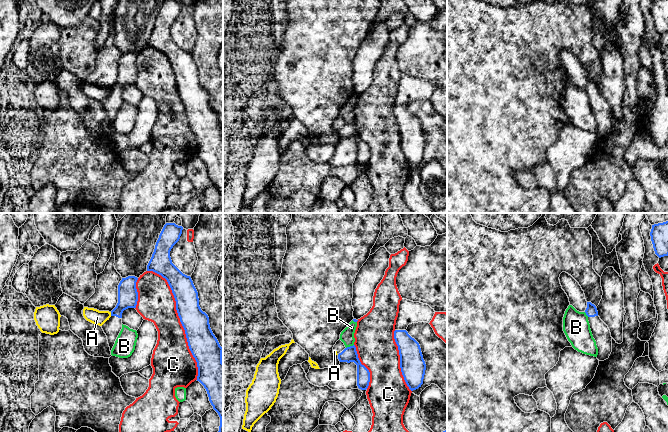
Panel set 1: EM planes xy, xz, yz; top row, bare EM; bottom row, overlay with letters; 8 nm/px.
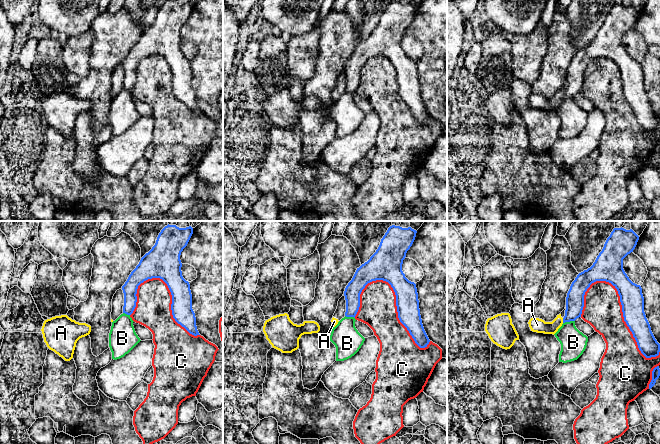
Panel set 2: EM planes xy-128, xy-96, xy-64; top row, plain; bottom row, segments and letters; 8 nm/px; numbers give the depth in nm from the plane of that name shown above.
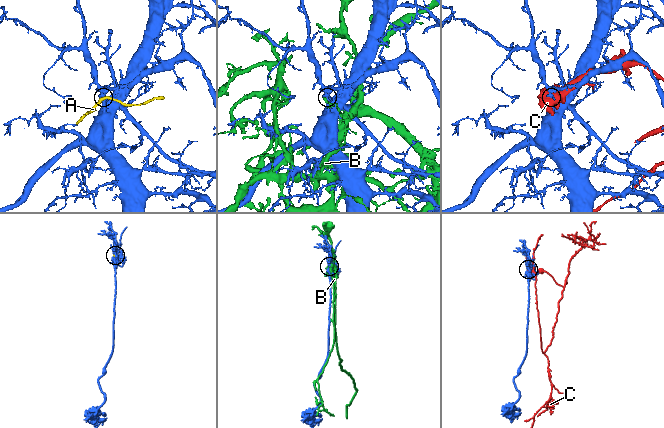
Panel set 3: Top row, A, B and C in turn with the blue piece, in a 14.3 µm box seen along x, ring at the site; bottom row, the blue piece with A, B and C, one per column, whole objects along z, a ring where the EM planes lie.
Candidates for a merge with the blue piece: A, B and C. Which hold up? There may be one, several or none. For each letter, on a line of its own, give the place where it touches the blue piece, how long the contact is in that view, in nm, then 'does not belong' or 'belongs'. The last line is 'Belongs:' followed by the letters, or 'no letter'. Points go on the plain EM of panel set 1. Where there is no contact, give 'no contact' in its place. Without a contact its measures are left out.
A: xy (111, 90) | 30 nm | does not belong
B: xz (350, 122) | 70 nm | does not belong
C: xy (180, 96) | 950 nm | does not belong
Belongs: no letter

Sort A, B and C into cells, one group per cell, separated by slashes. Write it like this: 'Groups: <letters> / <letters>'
Groups: A / B / C

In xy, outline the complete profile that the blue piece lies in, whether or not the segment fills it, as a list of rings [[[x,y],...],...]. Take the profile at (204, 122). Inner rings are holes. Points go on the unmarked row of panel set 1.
[[[165,0],[156,18],[154,28],[147,41],[147,47],[153,47],[165,54],[176,77],[176,86],[185,106],[189,125],[197,138],[199,157],[207,167],[213,185],[220,193],[219,207],[211,213],[223,213],[223,123],[213,110],[208,91],[199,82],[198,68],[190,52],[183,50],[173,39],[170,27],[179,17],[183,3],[176,0]]]

